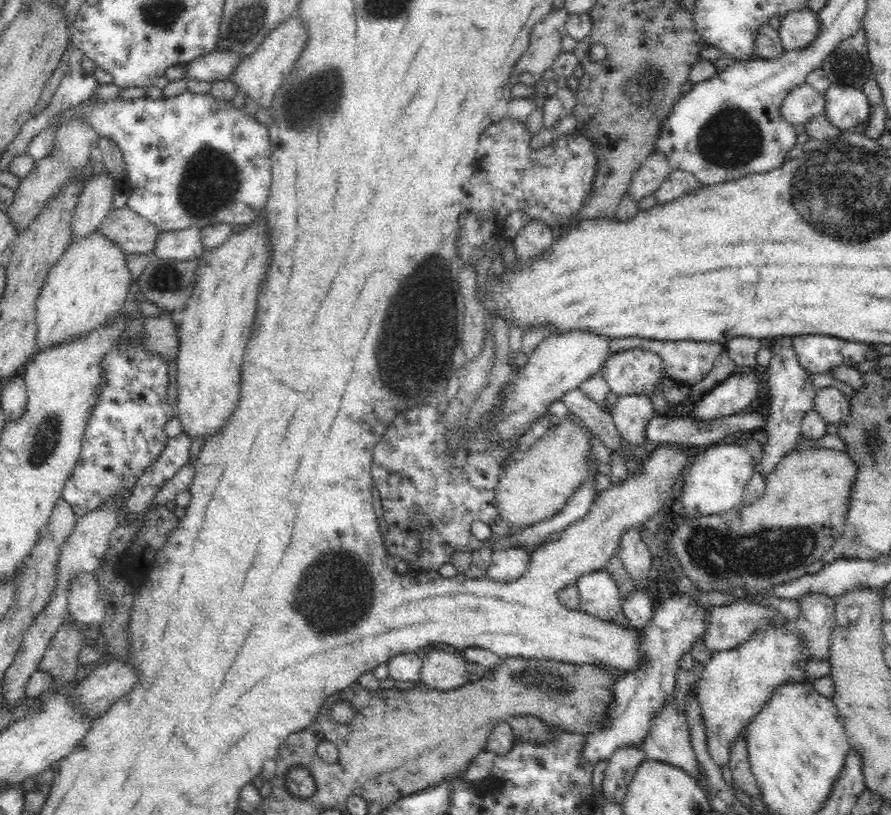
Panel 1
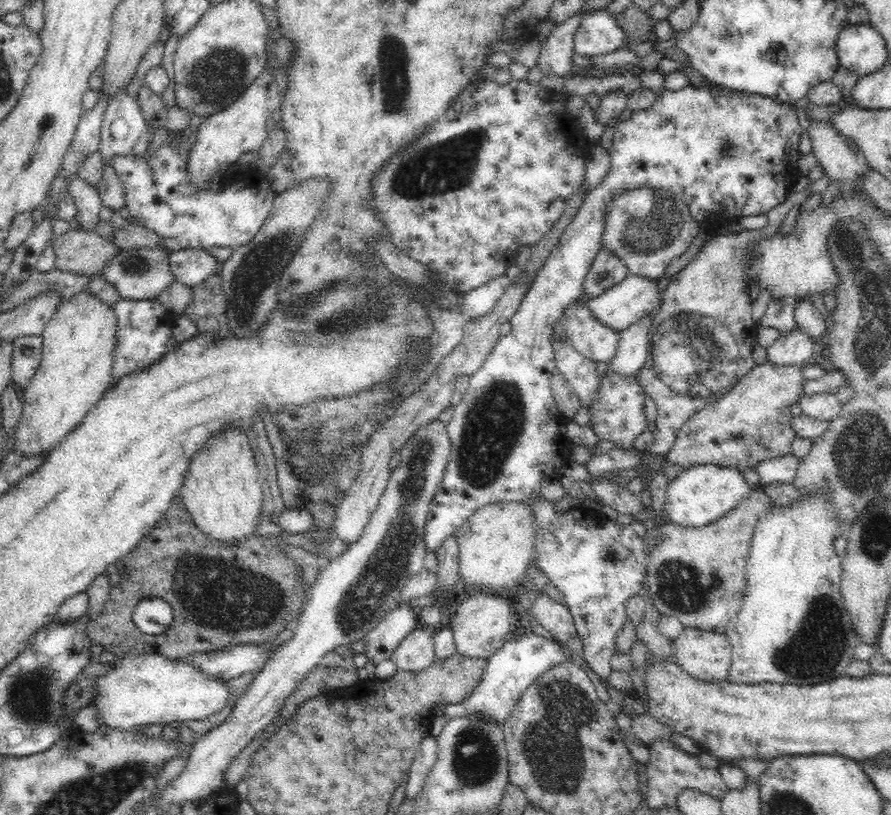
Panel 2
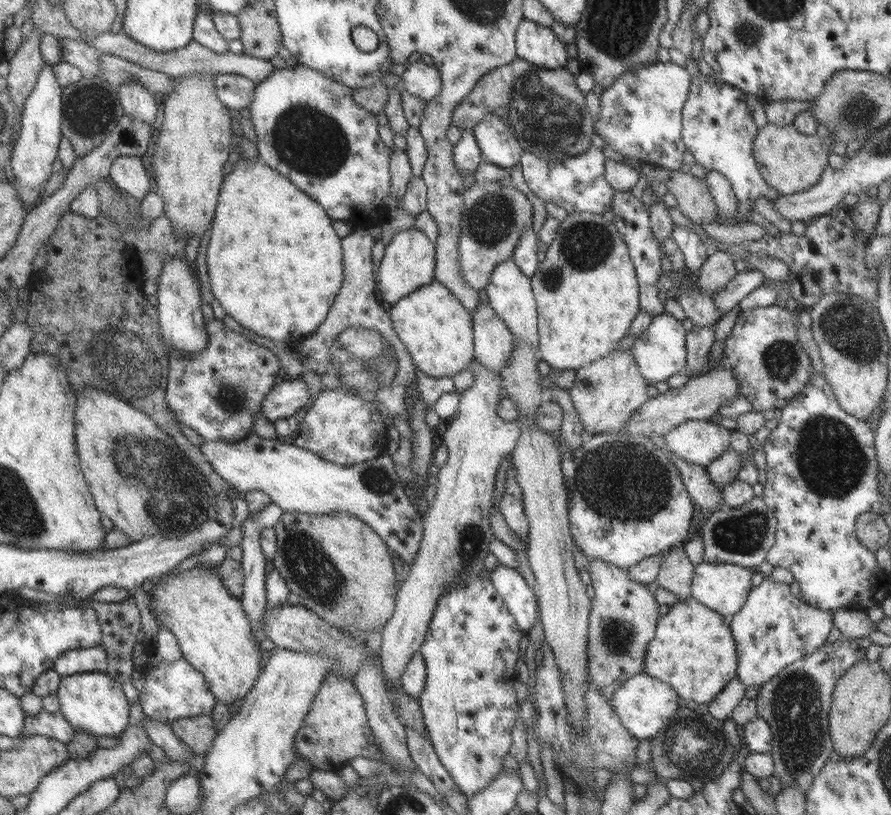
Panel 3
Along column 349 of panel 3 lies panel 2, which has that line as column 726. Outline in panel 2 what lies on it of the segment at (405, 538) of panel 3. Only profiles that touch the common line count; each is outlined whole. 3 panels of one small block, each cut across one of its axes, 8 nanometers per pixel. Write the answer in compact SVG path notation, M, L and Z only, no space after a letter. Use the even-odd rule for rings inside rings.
M716 464L692 466L669 483L663 509L665 521L694 529L709 526L743 504L754 489L736 468Z

